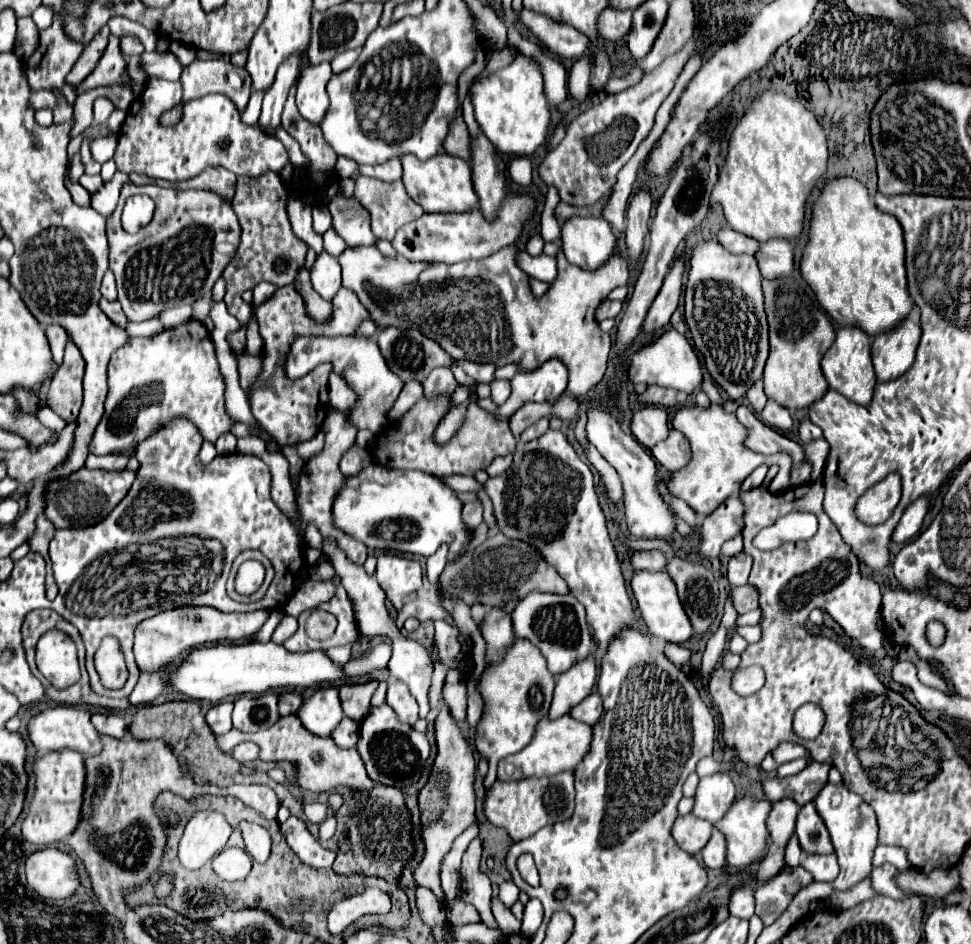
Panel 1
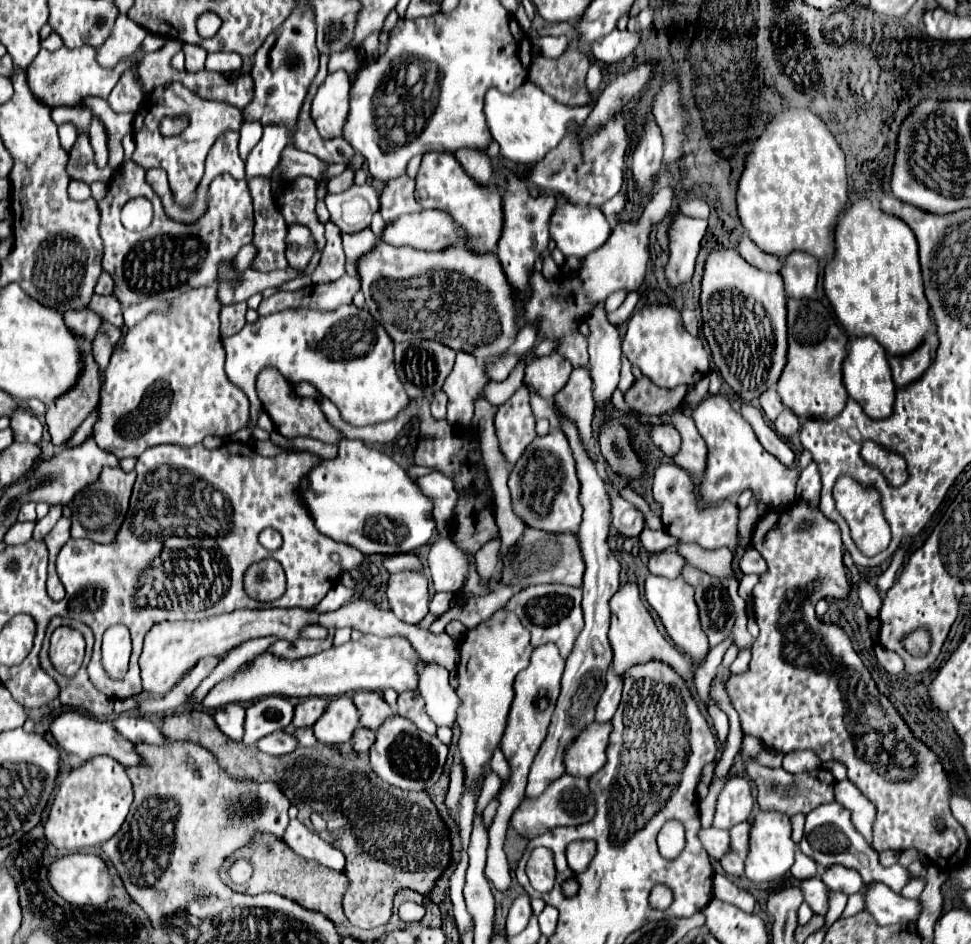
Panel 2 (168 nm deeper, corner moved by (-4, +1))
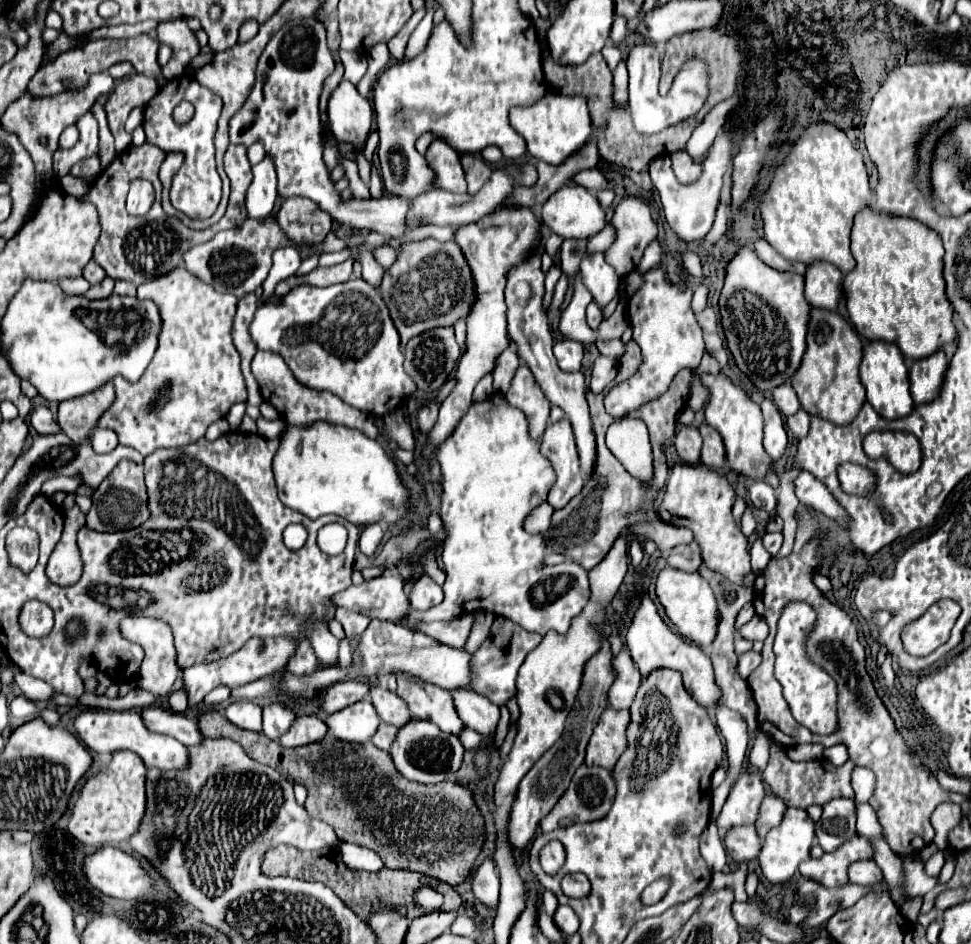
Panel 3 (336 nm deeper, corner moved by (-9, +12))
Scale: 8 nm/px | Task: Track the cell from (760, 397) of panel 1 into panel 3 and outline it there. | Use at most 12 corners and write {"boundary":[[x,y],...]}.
{"boundary":[[788,382],[774,390],[774,402],[784,416],[800,410]]}

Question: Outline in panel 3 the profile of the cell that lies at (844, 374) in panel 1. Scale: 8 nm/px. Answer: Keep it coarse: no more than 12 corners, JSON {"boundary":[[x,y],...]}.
{"boundary":[[868,342],[860,378],[886,420],[914,410],[898,346]]}

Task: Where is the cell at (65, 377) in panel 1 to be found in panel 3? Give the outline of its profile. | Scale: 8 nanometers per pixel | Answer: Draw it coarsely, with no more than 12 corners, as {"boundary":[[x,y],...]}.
{"boundary":[[112,384],[64,400],[58,424],[84,442],[114,402]]}

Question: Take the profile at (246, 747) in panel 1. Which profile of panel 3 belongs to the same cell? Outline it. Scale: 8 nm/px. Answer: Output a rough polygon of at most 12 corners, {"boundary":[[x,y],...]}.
{"boundary":[[316,714],[296,718],[278,742],[298,748],[322,740],[328,726]]}

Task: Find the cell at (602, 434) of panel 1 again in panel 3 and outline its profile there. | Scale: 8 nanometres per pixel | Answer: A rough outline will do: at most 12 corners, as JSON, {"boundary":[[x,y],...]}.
{"boundary":[[604,252],[584,256],[582,282],[600,306],[616,298],[620,278]]}

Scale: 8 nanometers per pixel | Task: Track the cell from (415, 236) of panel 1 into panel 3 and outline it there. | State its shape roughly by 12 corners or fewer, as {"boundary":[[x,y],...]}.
{"boundary":[[322,22],[268,42],[230,142],[260,142],[278,194],[340,224],[406,232],[410,202],[342,200],[322,158],[334,72]]}

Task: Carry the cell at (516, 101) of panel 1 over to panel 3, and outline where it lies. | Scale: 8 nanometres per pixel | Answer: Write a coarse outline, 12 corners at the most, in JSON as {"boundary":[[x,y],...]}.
{"boundary":[[582,96],[512,108],[528,152],[552,166],[590,140]]}

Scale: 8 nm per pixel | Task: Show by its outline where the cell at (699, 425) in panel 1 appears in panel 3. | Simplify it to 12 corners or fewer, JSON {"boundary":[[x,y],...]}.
{"boundary":[[726,374],[708,380],[706,422],[732,468],[778,486],[762,412]]}

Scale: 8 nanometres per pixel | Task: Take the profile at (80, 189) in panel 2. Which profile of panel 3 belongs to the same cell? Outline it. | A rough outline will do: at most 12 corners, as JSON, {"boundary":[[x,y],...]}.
{"boundary":[[74,176],[60,178],[60,188],[72,196],[84,196],[88,182]]}

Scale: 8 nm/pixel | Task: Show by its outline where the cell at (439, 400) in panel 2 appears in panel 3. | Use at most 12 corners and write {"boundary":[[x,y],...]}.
{"boundary":[[438,404],[422,408],[416,414],[418,430],[428,434],[436,424]]}

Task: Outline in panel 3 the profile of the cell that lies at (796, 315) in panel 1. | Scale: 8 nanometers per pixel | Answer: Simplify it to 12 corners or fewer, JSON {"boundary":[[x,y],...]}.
{"boundary":[[812,308],[792,376],[802,408],[850,424],[866,402],[862,340],[838,312]]}

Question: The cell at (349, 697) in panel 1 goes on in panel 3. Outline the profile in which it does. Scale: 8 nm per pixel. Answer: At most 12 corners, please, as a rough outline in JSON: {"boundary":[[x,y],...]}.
{"boundary":[[382,684],[372,686],[378,716],[400,728],[414,718],[406,702]]}

